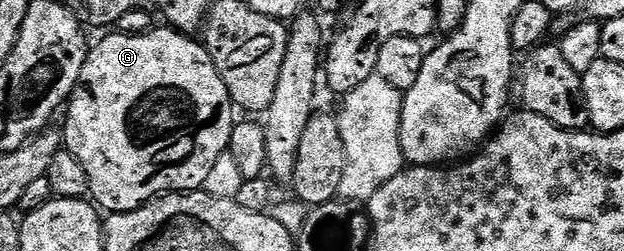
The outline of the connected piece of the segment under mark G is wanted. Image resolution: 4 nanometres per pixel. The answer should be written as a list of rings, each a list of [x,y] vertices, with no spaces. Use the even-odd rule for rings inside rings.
[[[153,27],[149,33],[139,33],[138,35],[126,35],[125,33],[119,31],[112,31],[109,37],[104,37],[100,42],[93,44],[88,50],[88,58],[86,63],[82,67],[82,75],[80,76],[80,81],[76,84],[76,90],[73,91],[70,100],[66,105],[66,114],[68,113],[68,118],[65,119],[64,125],[62,124],[62,145],[63,148],[70,151],[70,155],[74,155],[74,159],[78,159],[78,163],[82,163],[82,167],[86,171],[86,179],[90,179],[90,197],[93,202],[105,214],[109,213],[129,213],[135,209],[141,209],[148,201],[153,201],[154,198],[161,195],[183,195],[185,193],[190,193],[199,190],[206,183],[206,175],[210,175],[210,171],[214,168],[214,162],[218,160],[218,155],[228,152],[228,144],[230,139],[234,135],[234,130],[232,129],[236,125],[236,116],[238,116],[237,110],[232,104],[232,96],[230,91],[226,87],[226,83],[222,83],[222,75],[218,75],[218,67],[214,67],[212,62],[212,57],[208,53],[207,49],[204,48],[203,44],[195,36],[181,33],[179,29],[173,29],[171,27]]]

